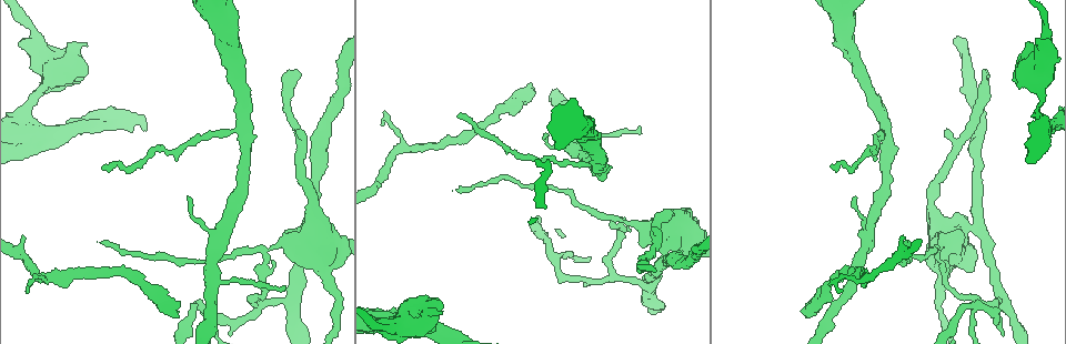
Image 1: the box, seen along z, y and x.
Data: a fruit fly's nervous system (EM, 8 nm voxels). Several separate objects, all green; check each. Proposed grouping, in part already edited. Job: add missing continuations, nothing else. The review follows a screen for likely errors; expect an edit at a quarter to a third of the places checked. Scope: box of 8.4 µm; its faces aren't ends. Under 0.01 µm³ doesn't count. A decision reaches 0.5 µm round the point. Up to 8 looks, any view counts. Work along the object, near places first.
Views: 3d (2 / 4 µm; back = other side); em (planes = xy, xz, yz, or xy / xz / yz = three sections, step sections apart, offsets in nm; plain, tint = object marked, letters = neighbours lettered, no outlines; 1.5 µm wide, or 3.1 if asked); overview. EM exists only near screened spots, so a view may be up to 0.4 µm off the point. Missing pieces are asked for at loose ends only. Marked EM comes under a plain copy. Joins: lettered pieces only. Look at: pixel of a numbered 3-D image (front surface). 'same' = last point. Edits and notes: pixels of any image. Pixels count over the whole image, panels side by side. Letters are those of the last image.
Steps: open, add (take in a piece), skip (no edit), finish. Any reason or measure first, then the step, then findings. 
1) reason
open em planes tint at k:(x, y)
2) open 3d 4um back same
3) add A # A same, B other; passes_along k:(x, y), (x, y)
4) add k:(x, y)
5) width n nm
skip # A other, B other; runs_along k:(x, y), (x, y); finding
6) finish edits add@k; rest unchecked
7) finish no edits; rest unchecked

branch stops here
open 3d 4um at 1:(653, 227)

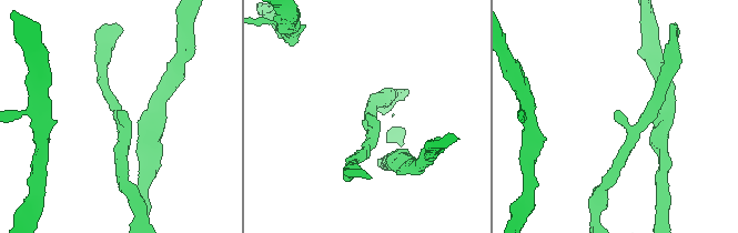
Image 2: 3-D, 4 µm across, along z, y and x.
open em planes letters at 2:(615, 112)

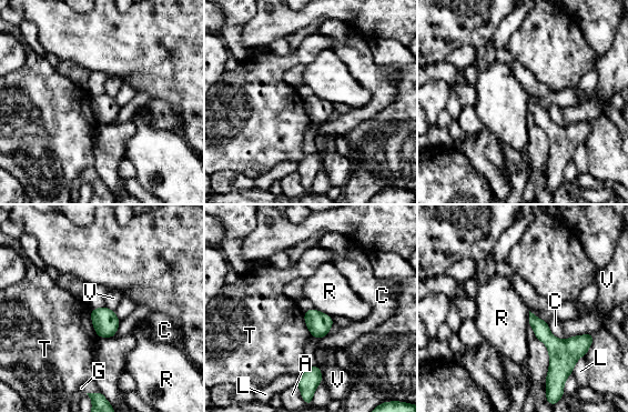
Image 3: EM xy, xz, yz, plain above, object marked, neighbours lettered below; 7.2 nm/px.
skip # A other, C other, G other, L other, R other, T other, V other; border 3:(314, 307), (331, 317); none of them fits

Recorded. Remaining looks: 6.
open em planes letters at 1:(984, 70)

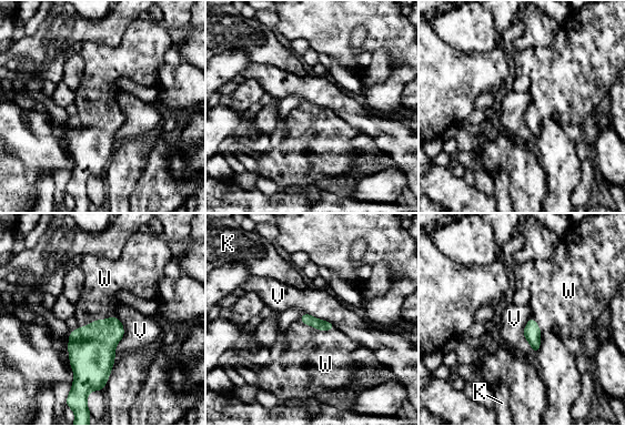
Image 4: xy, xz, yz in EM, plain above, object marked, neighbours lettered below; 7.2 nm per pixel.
add W # K other, V other, W same; it goes on there

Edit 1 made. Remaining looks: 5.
end of a long branch
open em xz step 8 letters at 1:(833, 169)

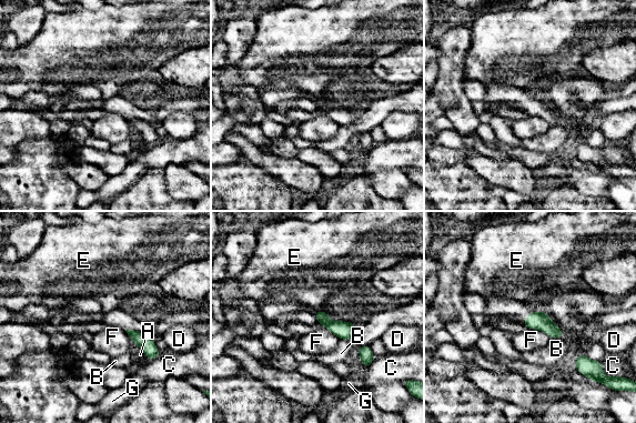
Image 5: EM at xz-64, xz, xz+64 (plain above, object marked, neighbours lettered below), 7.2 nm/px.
longest_contact F 180 nm
skip # A other, B other, C other, D other, E other, F other, G other; none of them fits

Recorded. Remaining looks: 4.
finish edits add@4; rest unchecked

